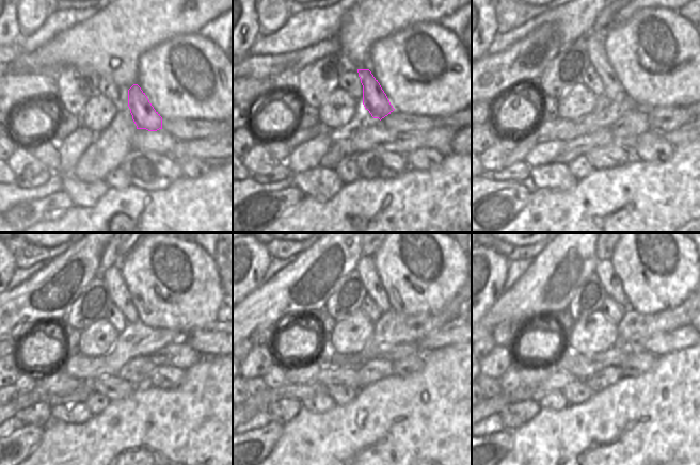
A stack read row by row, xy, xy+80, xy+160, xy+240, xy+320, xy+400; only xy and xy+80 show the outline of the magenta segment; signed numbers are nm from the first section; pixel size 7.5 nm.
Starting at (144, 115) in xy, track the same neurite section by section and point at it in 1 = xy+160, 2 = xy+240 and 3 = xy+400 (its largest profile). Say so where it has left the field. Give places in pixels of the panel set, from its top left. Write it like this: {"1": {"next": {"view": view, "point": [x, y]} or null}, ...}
{"1": {"next": {"view": "xy+160", "point": [594, 39]}}, "2": {"next": {"view": "xy+240", "point": [118, 292]}}, "3": {"next": {"view": "xy+400", "point": [604, 269]}}}

